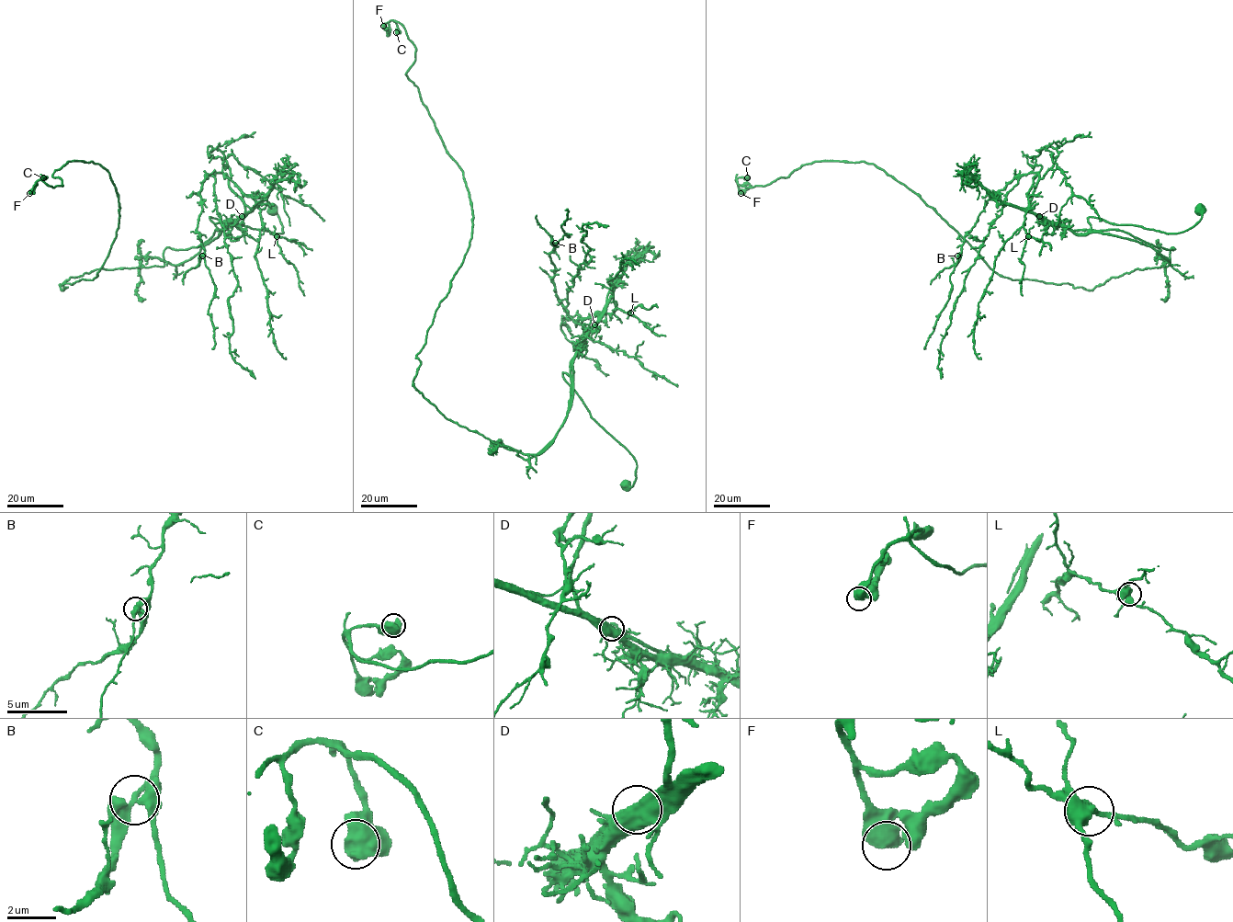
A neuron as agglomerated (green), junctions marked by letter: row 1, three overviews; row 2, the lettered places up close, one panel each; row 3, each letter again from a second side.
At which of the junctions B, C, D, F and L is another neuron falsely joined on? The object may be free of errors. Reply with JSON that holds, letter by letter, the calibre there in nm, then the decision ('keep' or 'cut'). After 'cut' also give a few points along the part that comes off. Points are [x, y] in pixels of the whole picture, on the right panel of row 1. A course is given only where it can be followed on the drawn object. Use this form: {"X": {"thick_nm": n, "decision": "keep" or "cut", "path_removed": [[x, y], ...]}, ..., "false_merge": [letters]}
{"B": {"thick_nm": 360, "decision": "keep"}, "C": {"thick_nm": 650, "decision": "keep"}, "D": {"thick_nm": 700, "decision": "cut", "path_removed": [[1039, 216], [1077, 233], [1102, 232], [1136, 240], [1156, 250], [1169, 264], [1160, 257], [1168, 294], [1160, 300]]}, "F": {"thick_nm": 600, "decision": "keep"}, "L": {"thick_nm": 460, "decision": "keep"}, "false_merge": ["D"]}

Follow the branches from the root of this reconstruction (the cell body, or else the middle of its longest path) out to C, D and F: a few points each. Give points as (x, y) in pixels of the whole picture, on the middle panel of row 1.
C: (626, 485), (636, 460), (565, 372), (566, 416), (527, 459), (414, 387), (473, 212), (396, 32)
D: (626, 485), (635, 483), (636, 460), (591, 416), (563, 376), (571, 375), (571, 360), (594, 324)
F: (626, 485), (636, 460), (565, 372), (566, 416), (527, 459), (414, 387), (473, 212), (415, 46), (383, 26)

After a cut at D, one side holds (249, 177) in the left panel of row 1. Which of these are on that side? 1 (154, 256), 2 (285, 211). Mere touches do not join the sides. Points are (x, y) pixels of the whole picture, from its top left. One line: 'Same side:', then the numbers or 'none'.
Same side: 2

